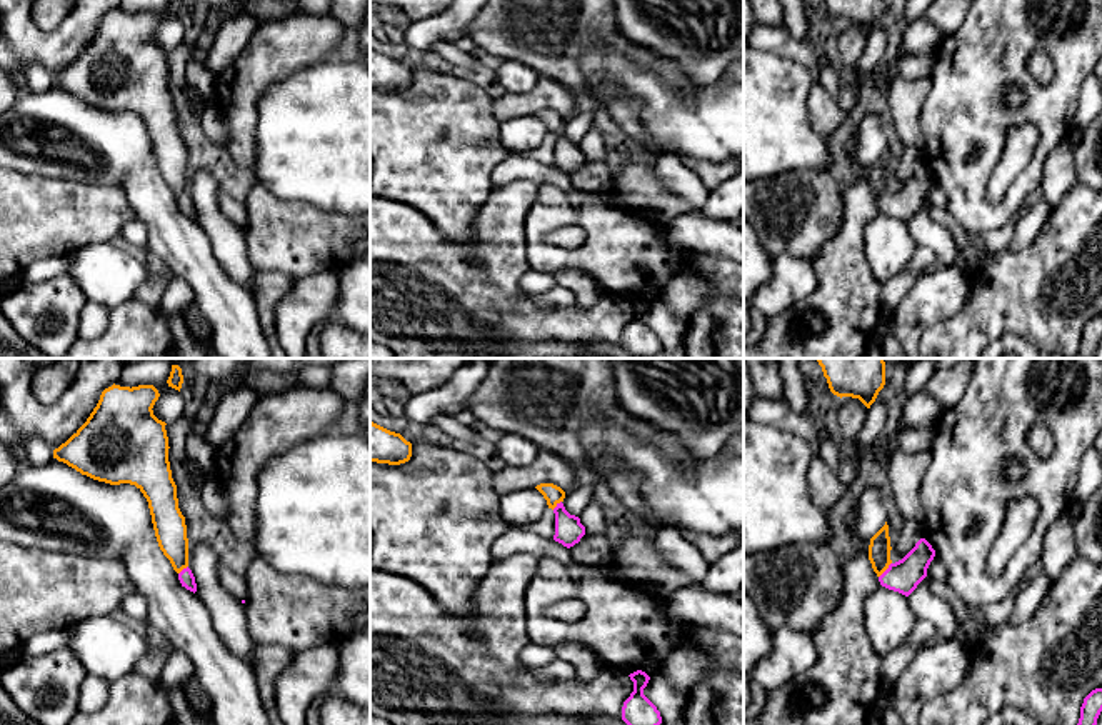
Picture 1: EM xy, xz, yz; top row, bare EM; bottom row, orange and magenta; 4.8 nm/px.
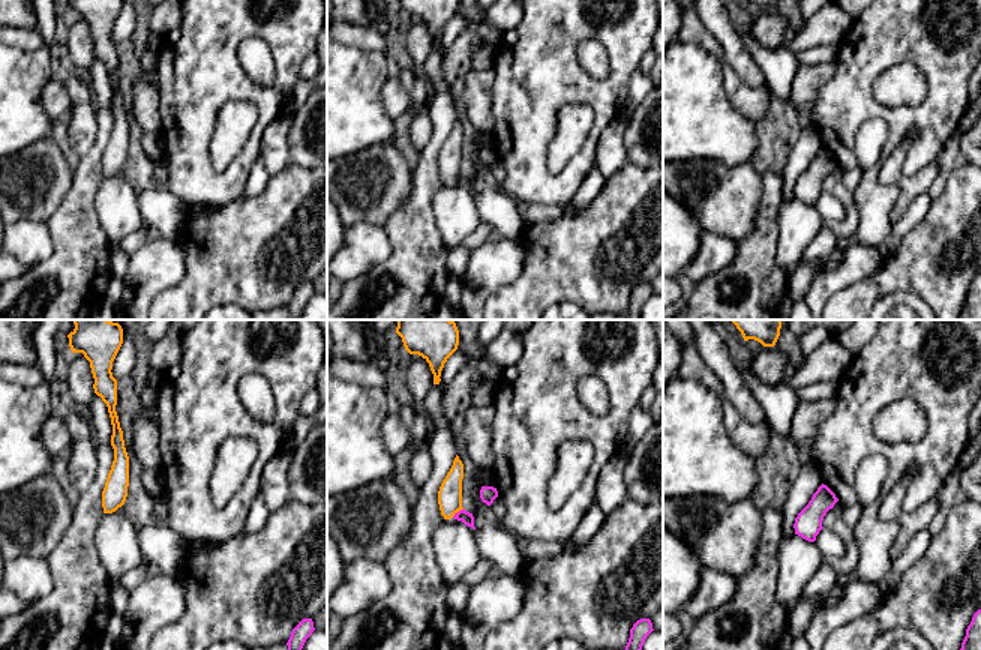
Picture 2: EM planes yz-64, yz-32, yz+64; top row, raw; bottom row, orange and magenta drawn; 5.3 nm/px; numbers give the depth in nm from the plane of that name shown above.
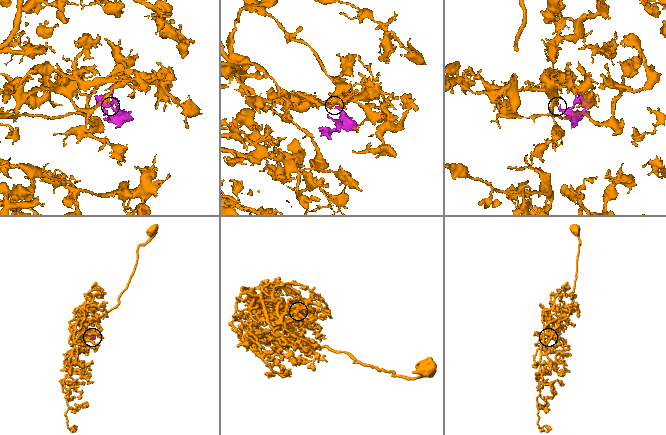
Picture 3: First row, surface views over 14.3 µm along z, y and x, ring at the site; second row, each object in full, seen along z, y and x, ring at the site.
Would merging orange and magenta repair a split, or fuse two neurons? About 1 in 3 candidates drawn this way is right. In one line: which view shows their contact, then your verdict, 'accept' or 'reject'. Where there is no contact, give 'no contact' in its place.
yz | accept

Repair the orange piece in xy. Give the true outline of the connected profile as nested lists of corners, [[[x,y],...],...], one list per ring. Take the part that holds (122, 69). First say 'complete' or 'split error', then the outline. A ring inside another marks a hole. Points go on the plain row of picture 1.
split error; [[[153,12],[105,15],[87,48],[58,75],[53,85],[67,90],[82,102],[110,112],[135,112],[148,128],[152,150],[160,177],[178,200],[182,213],[197,218],[197,210],[188,195],[188,165],[185,143],[178,135],[177,112],[168,88],[168,63],[165,48],[153,42],[160,20]]]

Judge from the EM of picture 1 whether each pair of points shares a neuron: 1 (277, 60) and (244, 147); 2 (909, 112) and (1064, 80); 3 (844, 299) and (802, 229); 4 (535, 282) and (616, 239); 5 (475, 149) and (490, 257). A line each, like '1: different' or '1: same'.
1: same
2: different
3: different
4: different
5: different

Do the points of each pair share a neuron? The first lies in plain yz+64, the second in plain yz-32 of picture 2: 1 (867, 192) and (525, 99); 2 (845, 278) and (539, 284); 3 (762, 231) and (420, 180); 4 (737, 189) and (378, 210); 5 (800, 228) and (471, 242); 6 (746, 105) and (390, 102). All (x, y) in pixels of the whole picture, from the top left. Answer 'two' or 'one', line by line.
1: one
2: two
3: one
4: one
5: two
6: one

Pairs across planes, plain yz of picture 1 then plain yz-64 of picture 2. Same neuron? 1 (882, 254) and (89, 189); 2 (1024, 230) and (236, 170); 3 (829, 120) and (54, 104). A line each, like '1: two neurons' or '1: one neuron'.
1: two neurons
2: two neurons
3: one neuron

